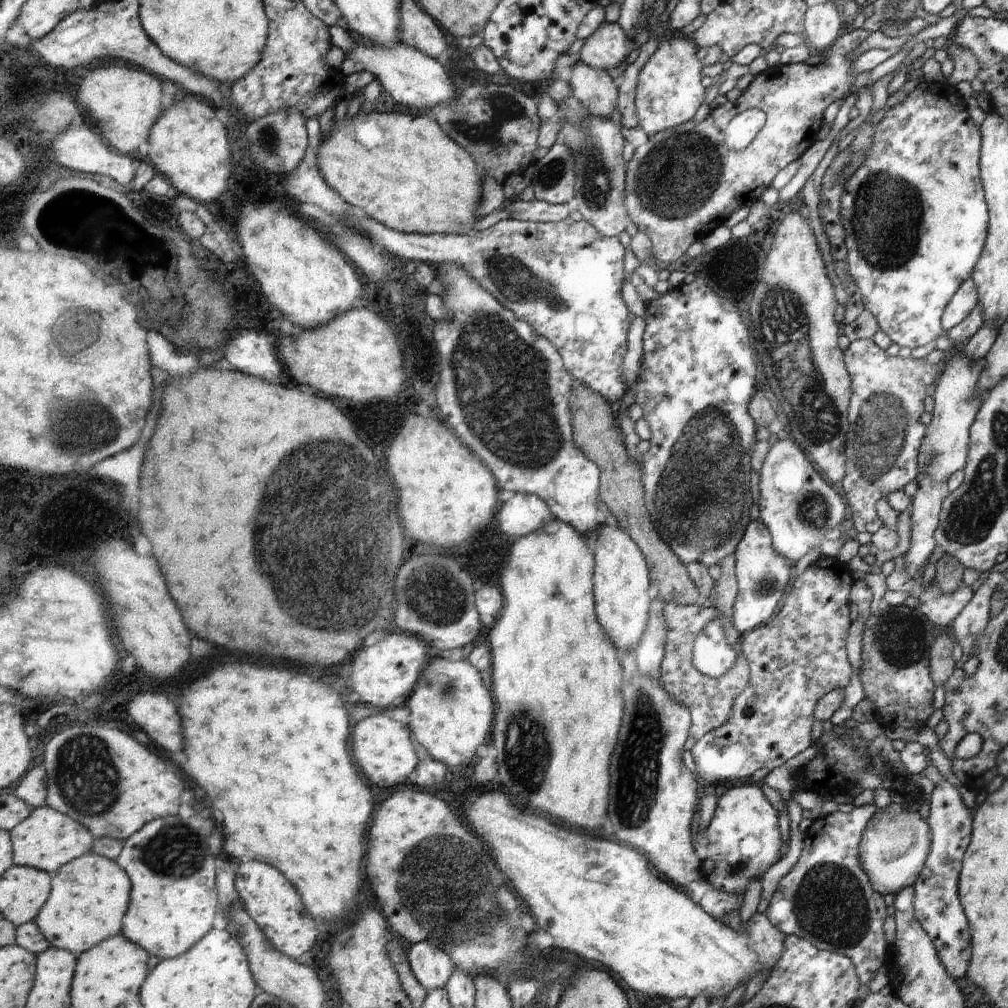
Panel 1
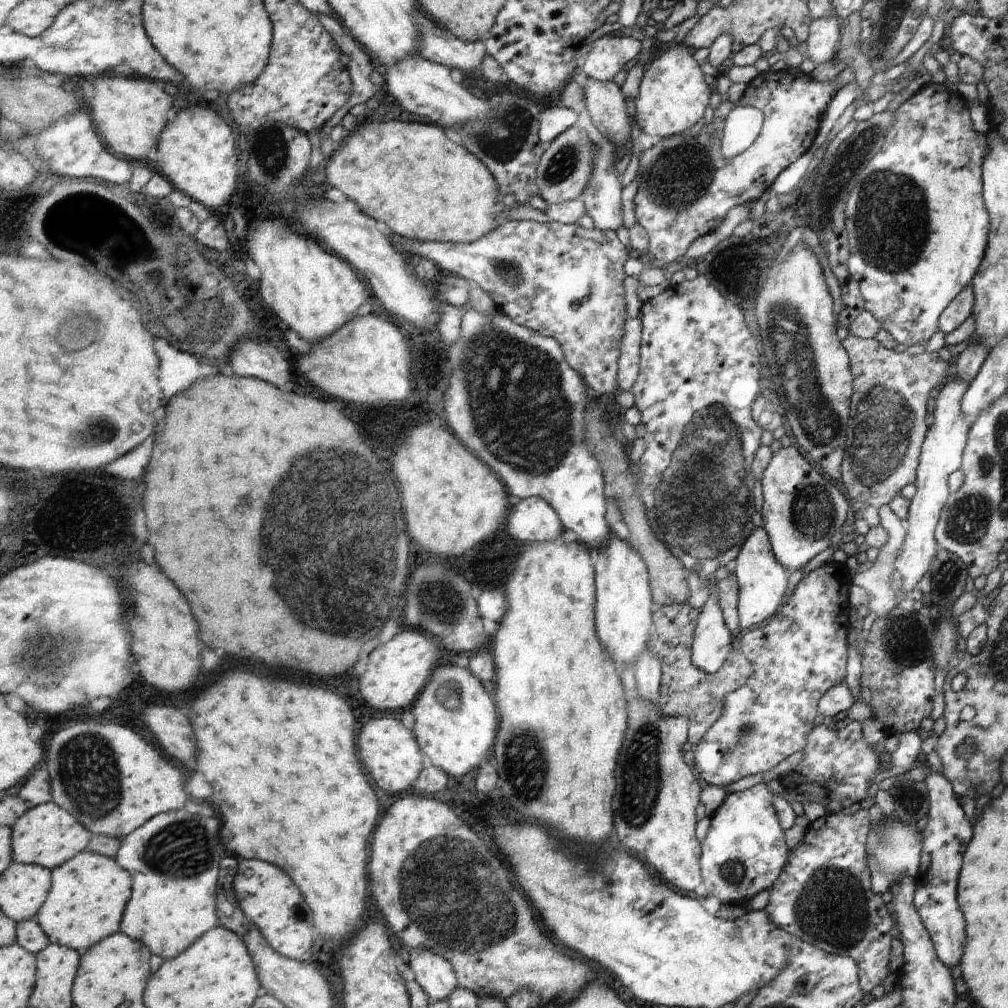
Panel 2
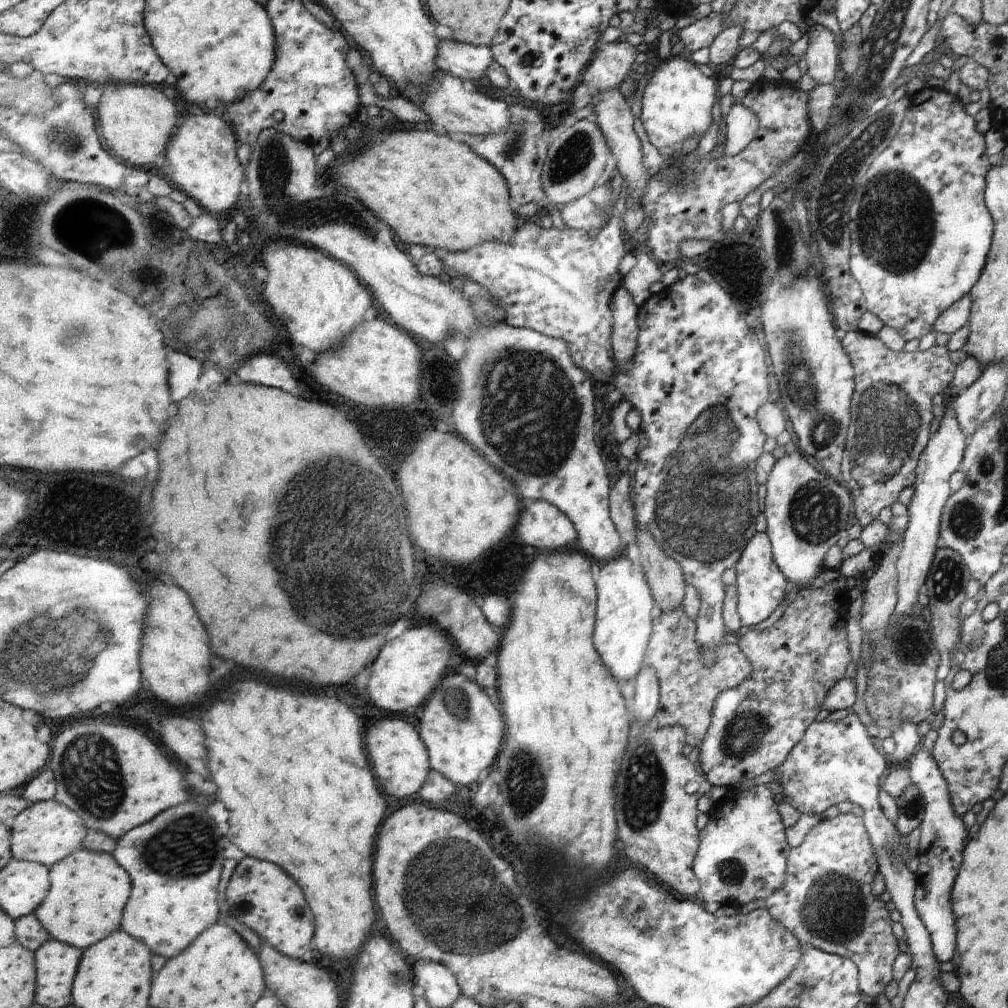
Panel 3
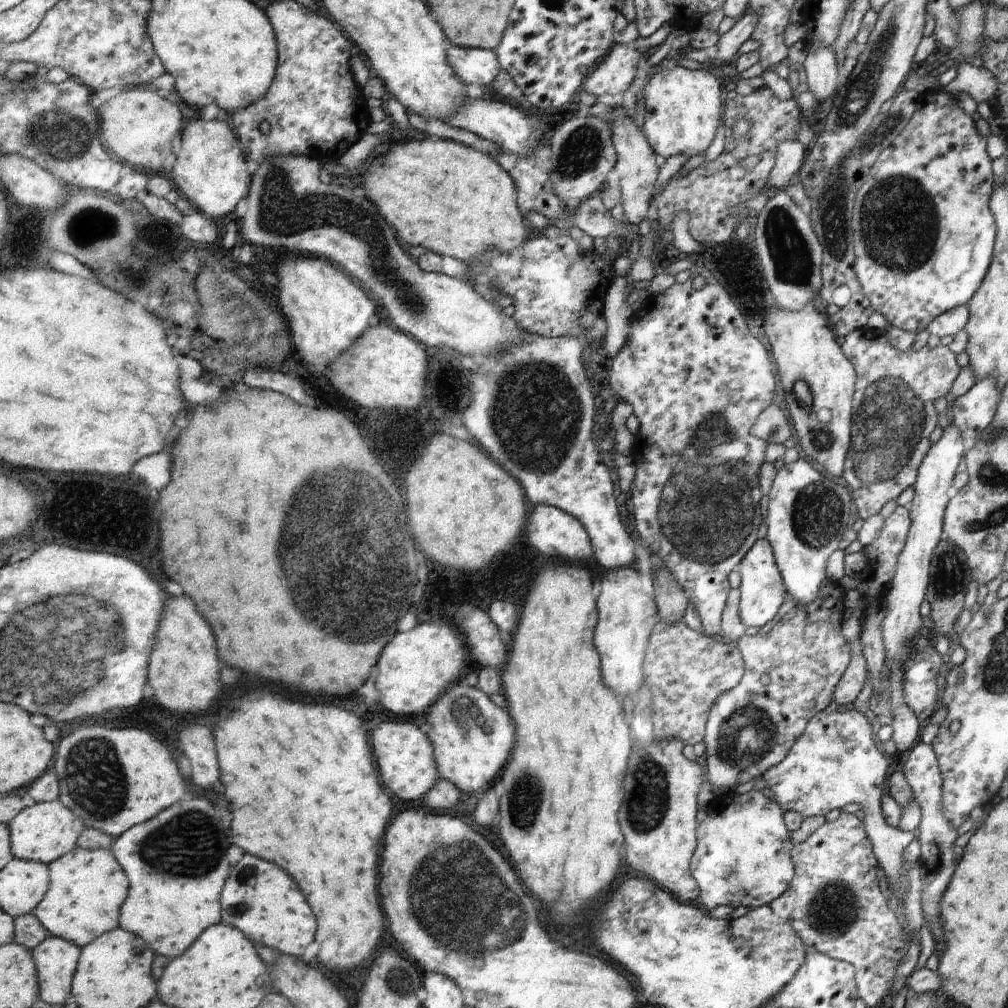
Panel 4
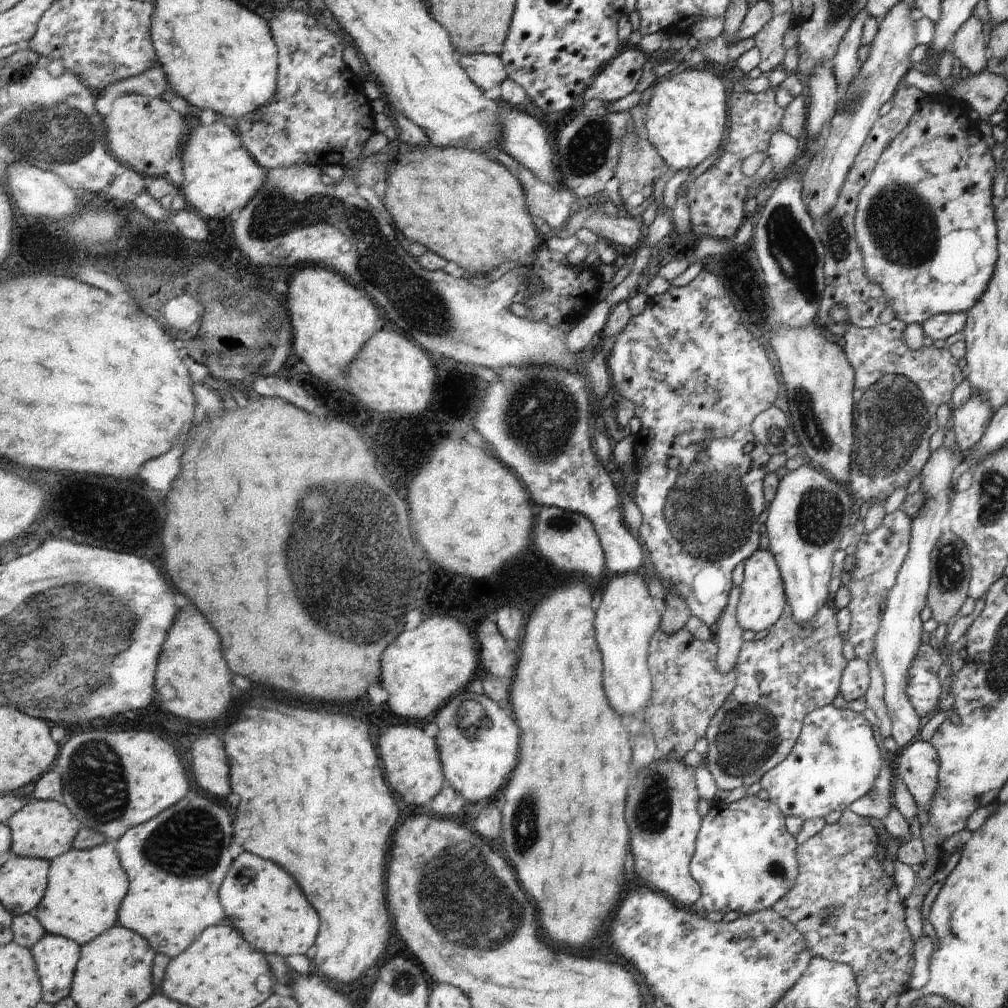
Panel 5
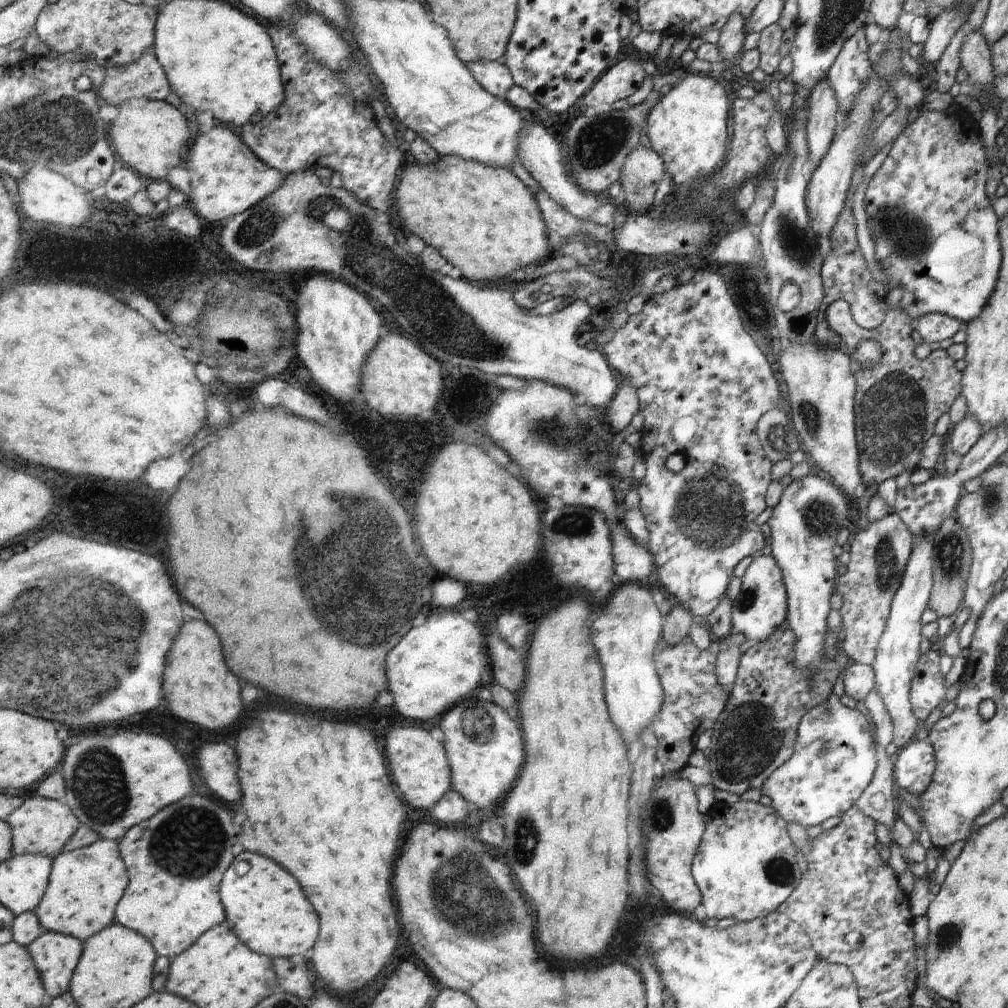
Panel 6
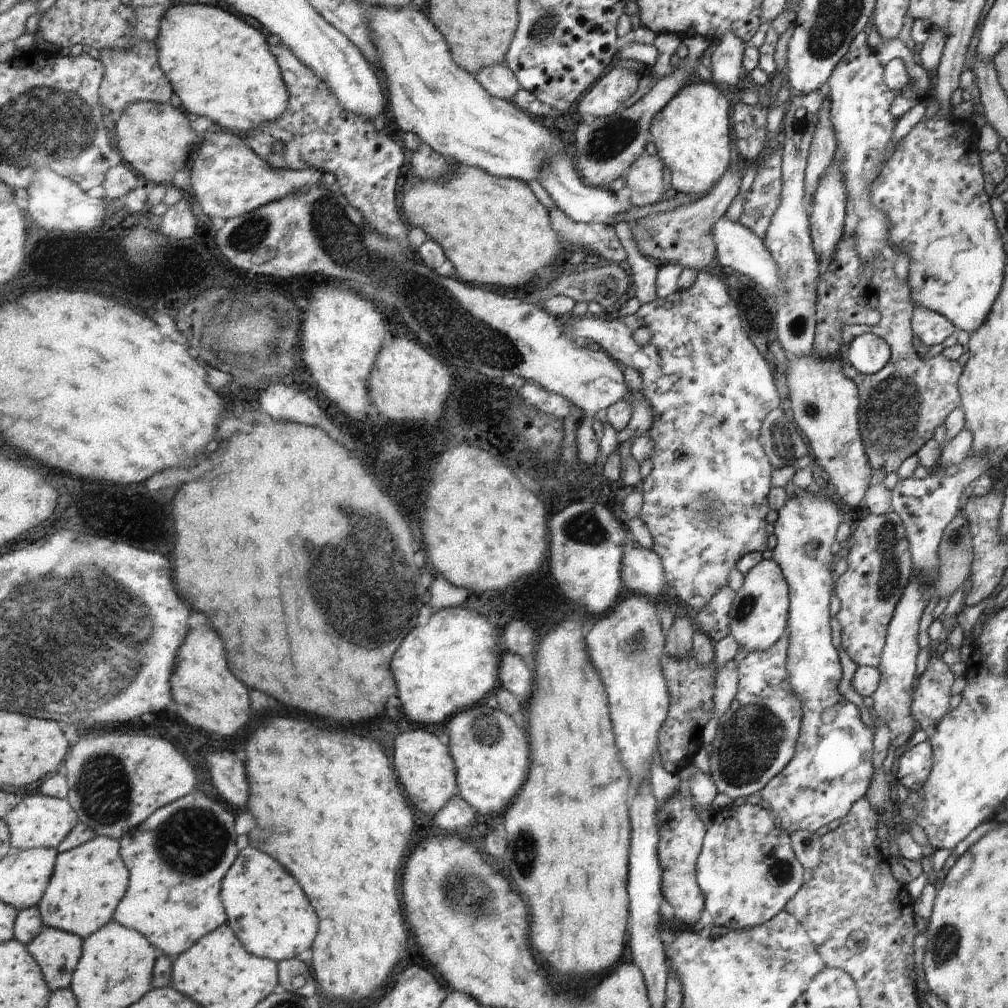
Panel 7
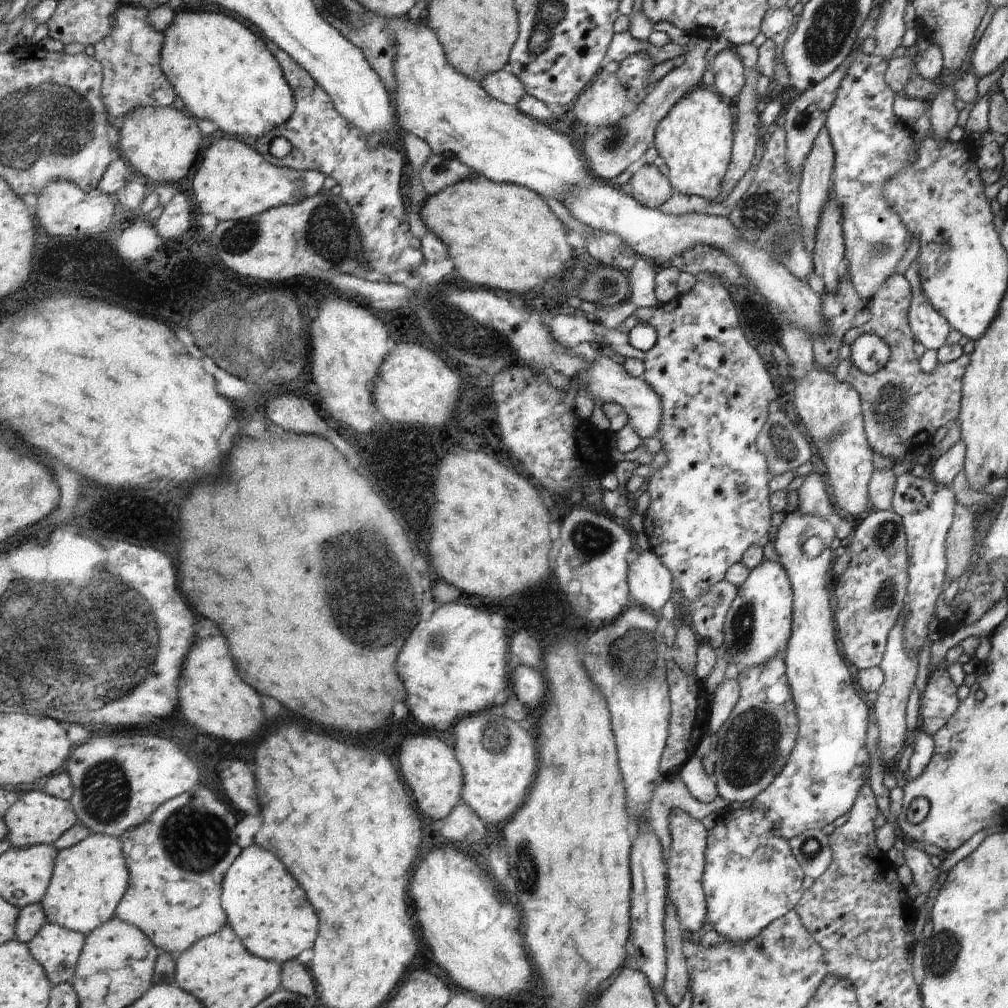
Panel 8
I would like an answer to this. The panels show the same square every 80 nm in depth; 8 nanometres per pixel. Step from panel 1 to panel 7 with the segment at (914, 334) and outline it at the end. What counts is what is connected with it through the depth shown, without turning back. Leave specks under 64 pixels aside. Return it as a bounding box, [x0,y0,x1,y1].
[870,113,1006,334]

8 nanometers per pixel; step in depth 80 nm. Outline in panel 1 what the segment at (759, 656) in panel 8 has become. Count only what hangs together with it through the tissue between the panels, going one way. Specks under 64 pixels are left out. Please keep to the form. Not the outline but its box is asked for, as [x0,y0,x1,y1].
[733,520,793,634]

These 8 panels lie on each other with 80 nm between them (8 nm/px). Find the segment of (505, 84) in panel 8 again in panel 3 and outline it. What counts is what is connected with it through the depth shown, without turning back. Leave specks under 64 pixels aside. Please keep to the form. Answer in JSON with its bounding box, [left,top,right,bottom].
[437,39,496,81]

